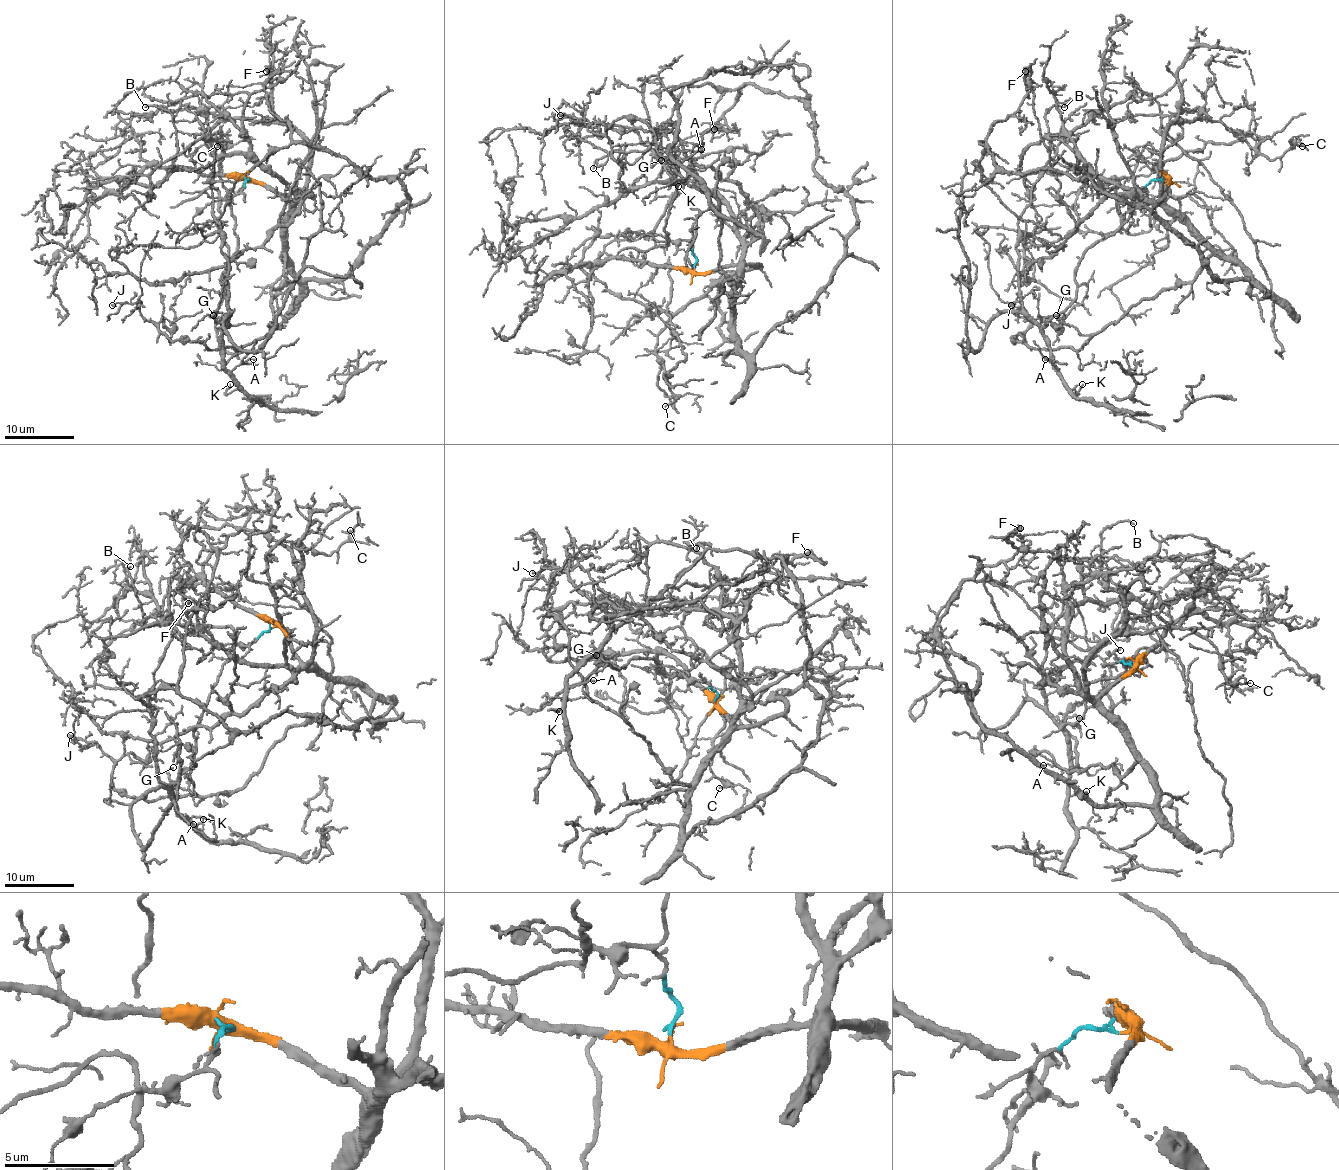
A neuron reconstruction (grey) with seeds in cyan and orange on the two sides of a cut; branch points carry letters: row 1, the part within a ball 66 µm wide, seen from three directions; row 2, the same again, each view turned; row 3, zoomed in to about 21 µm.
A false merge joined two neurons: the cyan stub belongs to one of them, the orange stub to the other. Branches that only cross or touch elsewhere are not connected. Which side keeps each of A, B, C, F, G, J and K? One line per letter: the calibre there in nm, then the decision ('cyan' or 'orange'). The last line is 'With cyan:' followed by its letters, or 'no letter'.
A: 110 nm | cyan
B: 130 nm | orange
C: 130 nm | orange
F: 160 nm | orange
G: 110 nm | cyan
J: 140 nm | orange
K: 120 nm | cyan
With cyan: A, G, K

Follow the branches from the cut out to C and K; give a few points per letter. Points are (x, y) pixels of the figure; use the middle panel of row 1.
C: (693, 268), (710, 273), (731, 265), (757, 267), (719, 279), (669, 320), (655, 348), (674, 400), (665, 407)
K: (693, 267), (693, 246), (663, 228), (676, 190), (674, 147), (688, 173), (677, 187)

